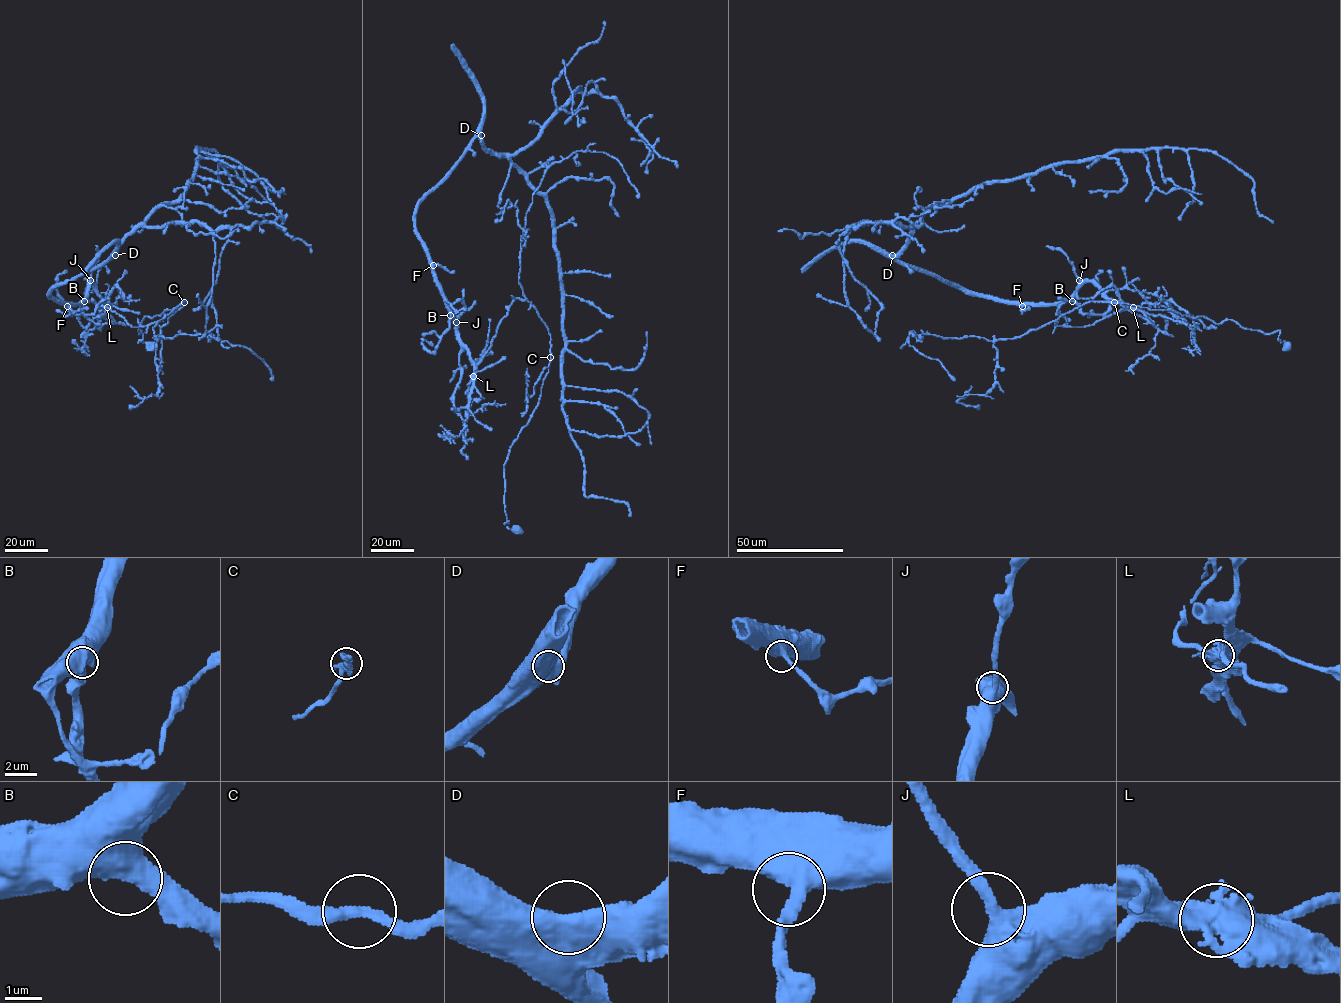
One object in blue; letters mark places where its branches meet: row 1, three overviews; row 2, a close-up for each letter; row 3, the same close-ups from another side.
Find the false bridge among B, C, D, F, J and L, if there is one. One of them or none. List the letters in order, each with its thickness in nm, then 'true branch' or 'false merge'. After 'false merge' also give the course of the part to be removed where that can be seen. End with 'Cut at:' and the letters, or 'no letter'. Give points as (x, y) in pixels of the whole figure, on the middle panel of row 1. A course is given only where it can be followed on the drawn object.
B: 600 nm thick; true branch
C: 280 nm thick; true branch
D: 850 nm thick; true branch
F: 550 nm thick; true branch
J: 440 nm thick; true branch
L: 750 nm thick; false merge; foreign part runs (473, 375), (507, 307), (526, 299), (548, 330), (551, 358), (538, 405), (504, 466), (504, 524), (522, 532)
Cut at: L

